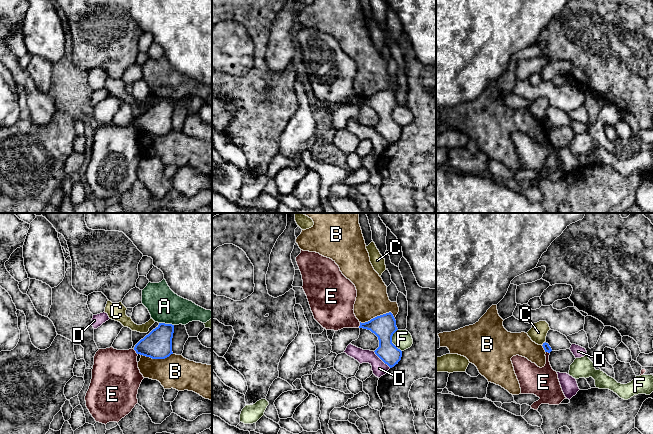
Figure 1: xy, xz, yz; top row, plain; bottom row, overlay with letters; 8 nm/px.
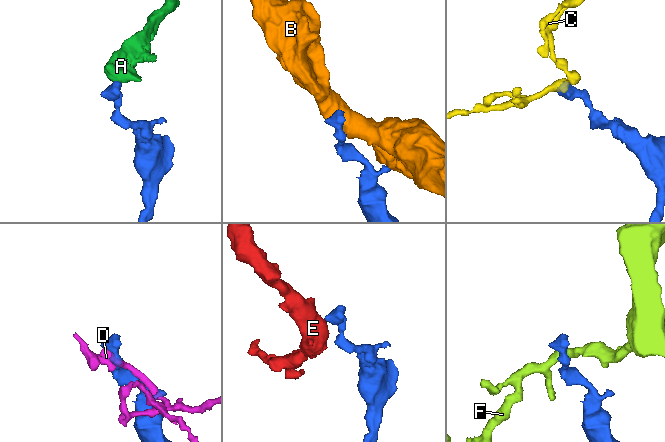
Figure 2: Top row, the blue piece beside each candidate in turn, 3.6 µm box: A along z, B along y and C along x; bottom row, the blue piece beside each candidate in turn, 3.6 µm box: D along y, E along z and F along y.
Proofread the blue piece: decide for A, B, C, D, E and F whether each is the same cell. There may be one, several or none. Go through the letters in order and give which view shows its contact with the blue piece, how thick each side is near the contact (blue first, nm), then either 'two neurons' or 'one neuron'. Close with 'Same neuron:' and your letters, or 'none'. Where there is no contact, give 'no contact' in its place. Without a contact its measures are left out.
A: contact in xy; calibres 220 and 260 nm; two neurons
B: contact in xz; calibres 190 and 260 nm; two neurons
C: contact in yz; calibres 60 and 140 nm; two neurons
D: contact in xz; calibres 160 and 120 nm; two neurons
E: contact in xz; calibres 190 and 320 nm; two neurons
F: contact in xz; calibres 190 and 160 nm; two neurons
Same neuron: none

